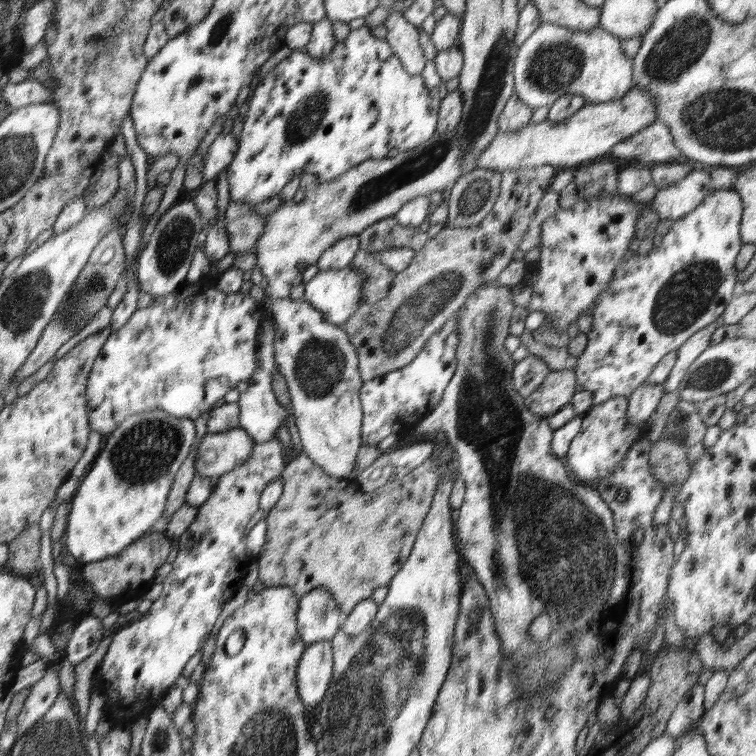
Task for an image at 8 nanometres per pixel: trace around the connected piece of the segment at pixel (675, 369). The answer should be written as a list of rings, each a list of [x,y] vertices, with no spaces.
[[[720,319],[714,323],[710,323],[708,327],[701,328],[700,331],[695,332],[682,346],[677,350],[677,361],[672,367],[669,378],[664,382],[664,393],[672,392],[677,389],[687,373],[688,367],[708,348],[711,344],[712,333],[721,324]]]

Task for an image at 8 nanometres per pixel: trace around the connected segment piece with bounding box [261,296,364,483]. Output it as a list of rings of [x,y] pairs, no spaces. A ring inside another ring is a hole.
[[[289,296],[272,300],[266,297],[261,306],[266,315],[272,315],[276,320],[275,362],[279,373],[284,376],[291,396],[291,408],[296,419],[296,427],[302,443],[302,453],[308,456],[316,466],[320,467],[328,476],[339,480],[345,479],[350,483],[358,482],[358,475],[354,475],[357,453],[362,444],[361,428],[363,412],[361,407],[360,389],[363,380],[358,370],[358,353],[349,341],[346,331],[342,327],[330,324],[318,309],[314,308],[303,298],[292,301]]]

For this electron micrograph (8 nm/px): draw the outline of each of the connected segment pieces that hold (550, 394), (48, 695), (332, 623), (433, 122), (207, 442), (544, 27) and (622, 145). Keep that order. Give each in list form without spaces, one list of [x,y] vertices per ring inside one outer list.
[[[573,369],[550,371],[543,383],[525,398],[526,408],[549,419],[570,402],[576,393],[576,385]]]
[[[52,667],[45,671],[43,677],[33,684],[24,706],[17,716],[17,736],[22,736],[32,728],[56,702],[56,697],[62,692],[59,674]]]
[[[323,586],[300,597],[297,612],[298,634],[307,645],[334,638],[342,621],[343,614],[337,602]]]
[[[364,25],[358,30],[351,30],[350,34],[344,40],[337,41],[336,46],[324,60],[314,60],[307,52],[303,50],[294,50],[292,54],[286,57],[286,60],[277,64],[272,71],[266,74],[261,84],[254,89],[249,109],[245,113],[243,130],[239,135],[239,147],[235,152],[232,162],[227,166],[227,180],[229,186],[230,200],[232,202],[246,204],[260,204],[279,194],[280,190],[290,182],[294,176],[303,174],[315,174],[319,176],[319,182],[334,180],[342,173],[350,170],[353,166],[358,166],[361,162],[375,158],[380,160],[386,158],[386,154],[397,148],[399,152],[412,150],[426,142],[435,132],[438,120],[438,109],[441,102],[438,96],[431,98],[430,89],[423,82],[421,75],[412,75],[406,72],[402,61],[392,52],[386,39],[378,39],[372,35],[372,29]]]
[[[239,426],[224,433],[206,434],[194,453],[194,472],[216,480],[246,463],[252,447],[253,439]]]
[[[542,24],[517,50],[513,90],[518,100],[534,109],[550,107],[566,94],[579,94],[590,103],[622,99],[635,82],[633,60],[624,55],[620,41],[601,27],[590,32],[572,32],[556,24]]]
[[[655,120],[646,128],[641,128],[634,136],[616,144],[610,152],[617,161],[630,158],[639,166],[650,167],[656,164],[682,160],[682,154],[674,144],[669,126]]]

